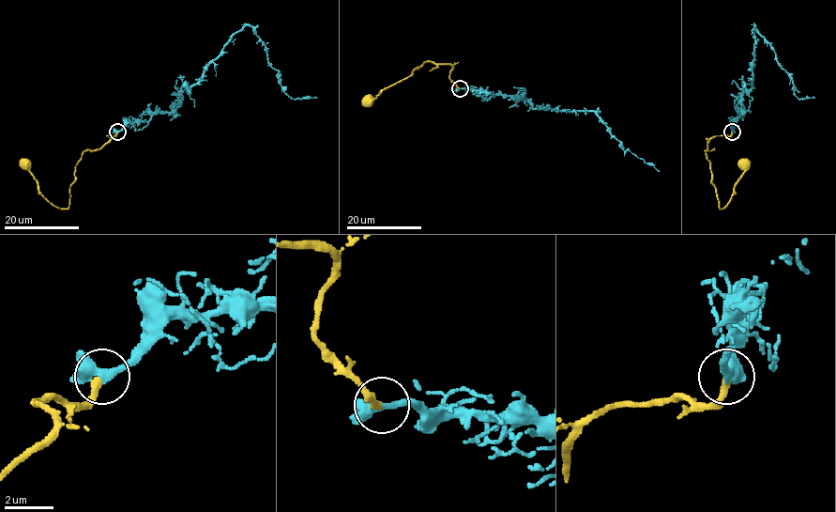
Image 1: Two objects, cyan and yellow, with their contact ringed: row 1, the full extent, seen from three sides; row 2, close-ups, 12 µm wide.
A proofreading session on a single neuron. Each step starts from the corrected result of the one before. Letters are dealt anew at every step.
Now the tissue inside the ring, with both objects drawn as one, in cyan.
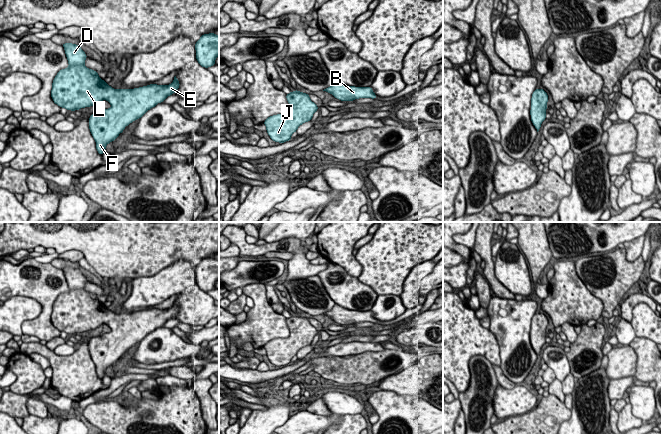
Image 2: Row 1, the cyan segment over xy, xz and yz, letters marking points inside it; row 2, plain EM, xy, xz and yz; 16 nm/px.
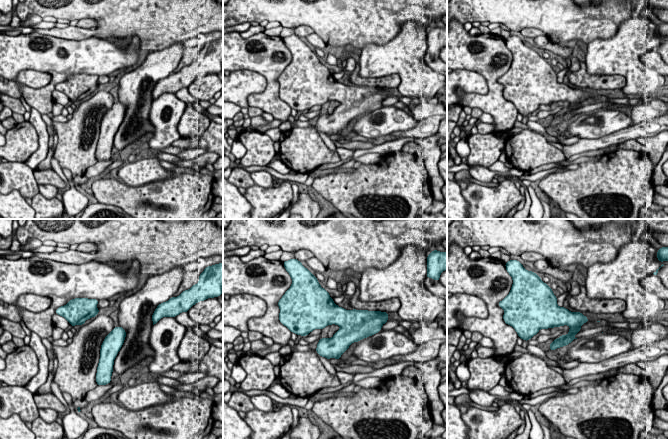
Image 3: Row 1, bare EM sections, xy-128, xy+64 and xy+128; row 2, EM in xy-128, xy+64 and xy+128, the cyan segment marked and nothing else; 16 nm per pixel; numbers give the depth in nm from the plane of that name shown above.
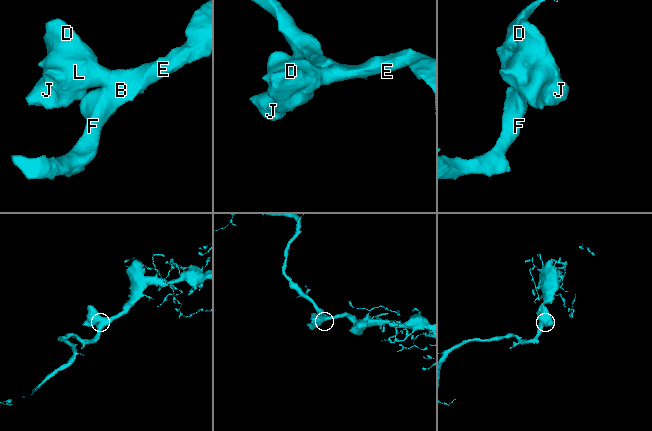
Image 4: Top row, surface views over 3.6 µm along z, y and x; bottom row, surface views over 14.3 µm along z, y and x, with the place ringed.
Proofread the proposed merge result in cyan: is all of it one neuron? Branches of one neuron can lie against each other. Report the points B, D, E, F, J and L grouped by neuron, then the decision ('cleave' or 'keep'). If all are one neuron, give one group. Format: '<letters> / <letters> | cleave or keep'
B D E F J L | keep

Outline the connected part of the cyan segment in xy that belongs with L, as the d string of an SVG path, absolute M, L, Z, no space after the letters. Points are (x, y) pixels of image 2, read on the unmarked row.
M62 268L69 290L60 294L52 307L51 321L66 334L79 334L107 324L111 331L89 342L89 353L100 379L106 369L119 360L126 350L140 343L148 334L175 317L180 307L176 300L169 309L150 308L134 313L114 313L85 290L86 277L79 269Z

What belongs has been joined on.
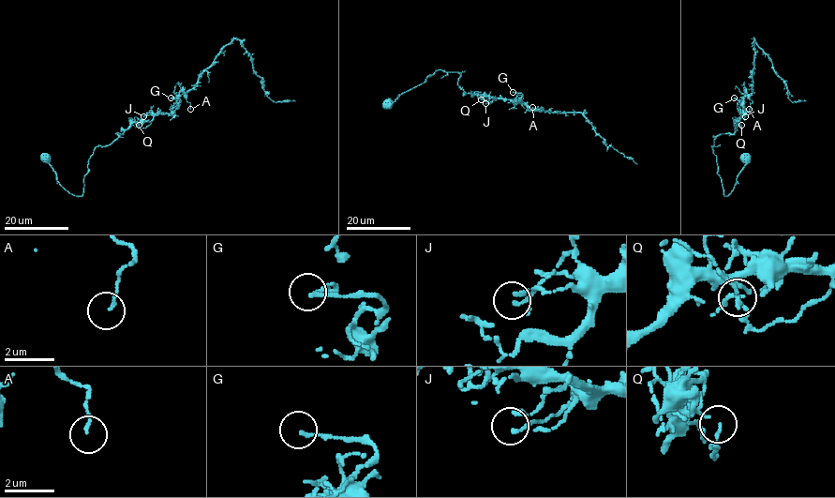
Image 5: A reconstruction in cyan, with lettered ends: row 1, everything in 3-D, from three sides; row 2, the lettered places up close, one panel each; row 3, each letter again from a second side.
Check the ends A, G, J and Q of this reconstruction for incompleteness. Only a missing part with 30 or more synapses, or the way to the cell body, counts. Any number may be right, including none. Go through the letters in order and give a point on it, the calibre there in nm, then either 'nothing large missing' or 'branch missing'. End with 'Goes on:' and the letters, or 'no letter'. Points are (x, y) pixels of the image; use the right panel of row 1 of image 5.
A: at (749, 109); 100 nm thick; nothing large missing
G: at (734, 98); 140 nm thick; nothing large missing
J: at (745, 116); 90 nm thick; nothing large missing
Q: at (741, 125); 90 nm thick; nothing large missing
Goes on: no letter

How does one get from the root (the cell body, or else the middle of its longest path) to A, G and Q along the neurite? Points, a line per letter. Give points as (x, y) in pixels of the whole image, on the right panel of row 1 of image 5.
A: (746, 157), (736, 185), (724, 195), (712, 147), (713, 140), (735, 131), (746, 92), (752, 101), (749, 109)
G: (746, 157), (736, 185), (724, 195), (712, 145), (717, 136), (735, 131), (743, 108), (734, 98)
Q: (746, 157), (736, 185), (724, 195), (712, 145), (717, 136), (733, 134), (738, 122), (740, 129), (741, 125)

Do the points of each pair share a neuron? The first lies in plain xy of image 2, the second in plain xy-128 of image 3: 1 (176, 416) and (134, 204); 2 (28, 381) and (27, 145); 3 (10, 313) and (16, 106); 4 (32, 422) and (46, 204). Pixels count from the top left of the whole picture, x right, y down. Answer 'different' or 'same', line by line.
1: same
2: same
3: different
4: same

